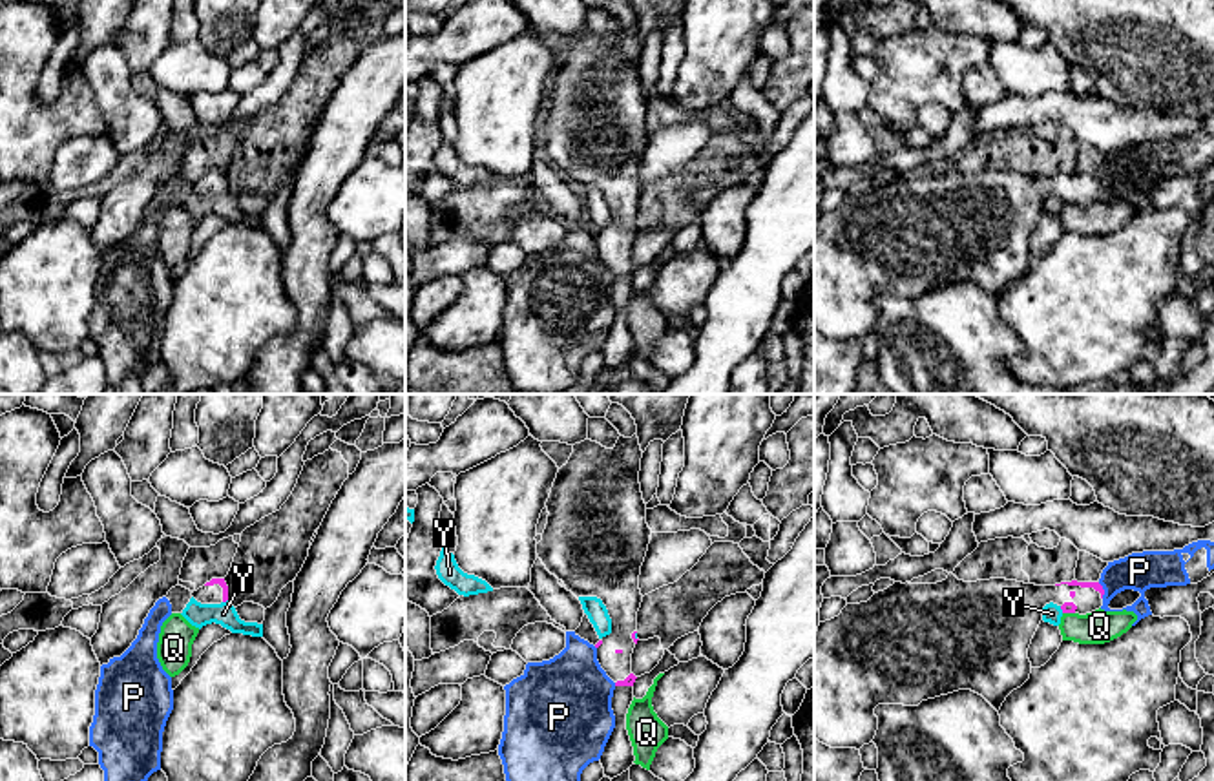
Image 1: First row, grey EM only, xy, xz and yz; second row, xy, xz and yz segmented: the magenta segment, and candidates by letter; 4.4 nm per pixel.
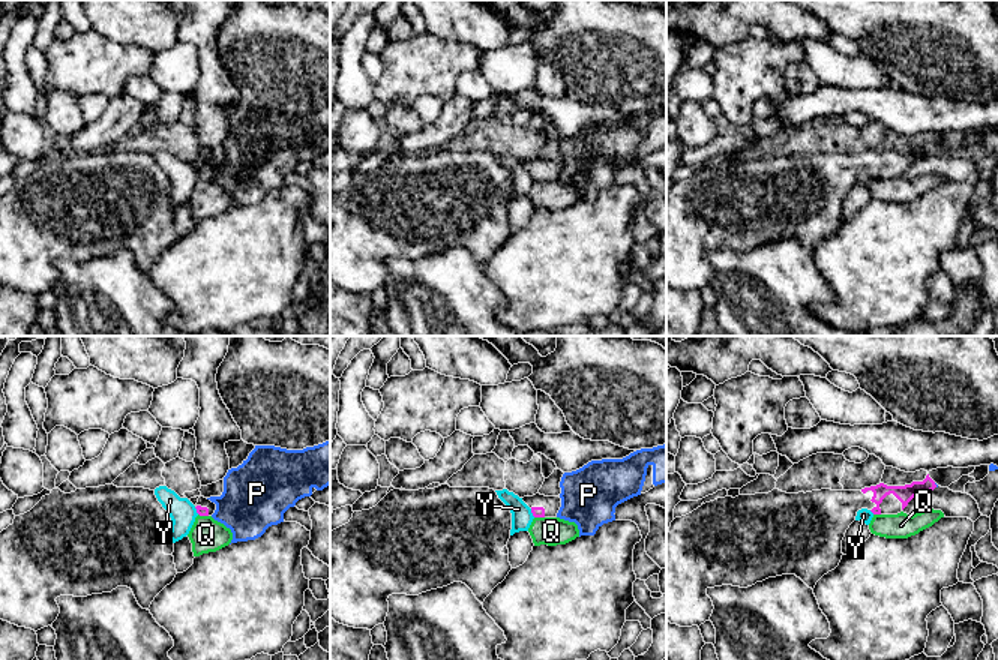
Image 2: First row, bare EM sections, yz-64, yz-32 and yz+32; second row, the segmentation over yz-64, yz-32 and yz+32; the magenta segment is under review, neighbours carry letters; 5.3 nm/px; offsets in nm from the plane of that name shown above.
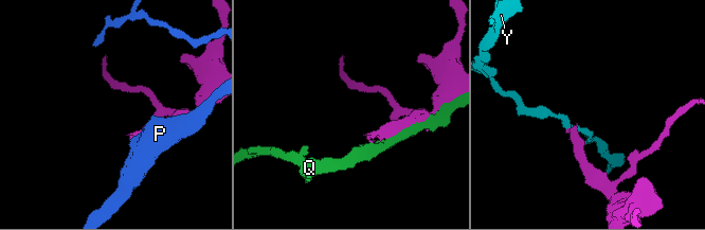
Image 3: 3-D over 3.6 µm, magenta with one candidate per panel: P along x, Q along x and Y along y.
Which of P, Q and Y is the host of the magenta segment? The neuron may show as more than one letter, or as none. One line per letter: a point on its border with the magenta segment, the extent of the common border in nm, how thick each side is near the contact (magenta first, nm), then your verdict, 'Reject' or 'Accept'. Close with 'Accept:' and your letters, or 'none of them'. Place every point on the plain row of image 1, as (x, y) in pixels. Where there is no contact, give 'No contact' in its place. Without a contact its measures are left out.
P: Touches magenta at yz (1103, 181). Shared border 80 nm. Thickness 40 nm (magenta) against 170 nm. Reject
Q: Touches magenta at yz (1068, 203). Shared border 60 nm. Thickness 50 nm (magenta) against 150 nm. Reject
Y: Touches magenta at xy (225, 192). Shared border 30 nm. Thickness 40 nm (magenta) against 100 nm. Reject
Accept: none of them

